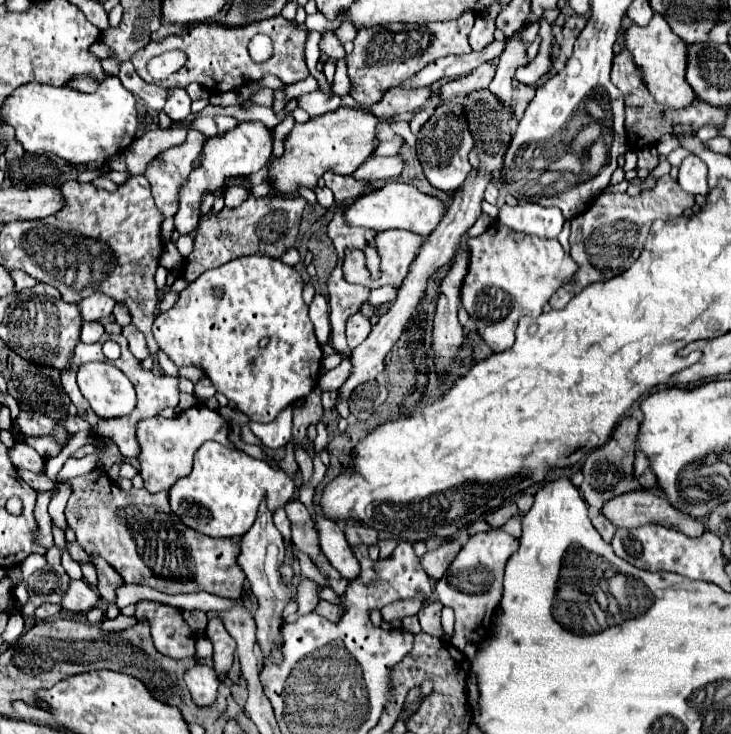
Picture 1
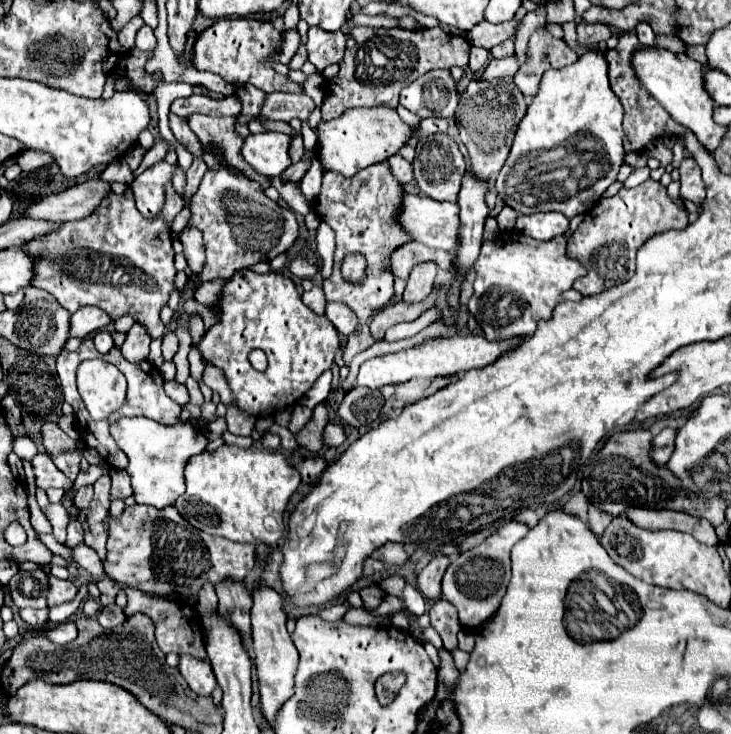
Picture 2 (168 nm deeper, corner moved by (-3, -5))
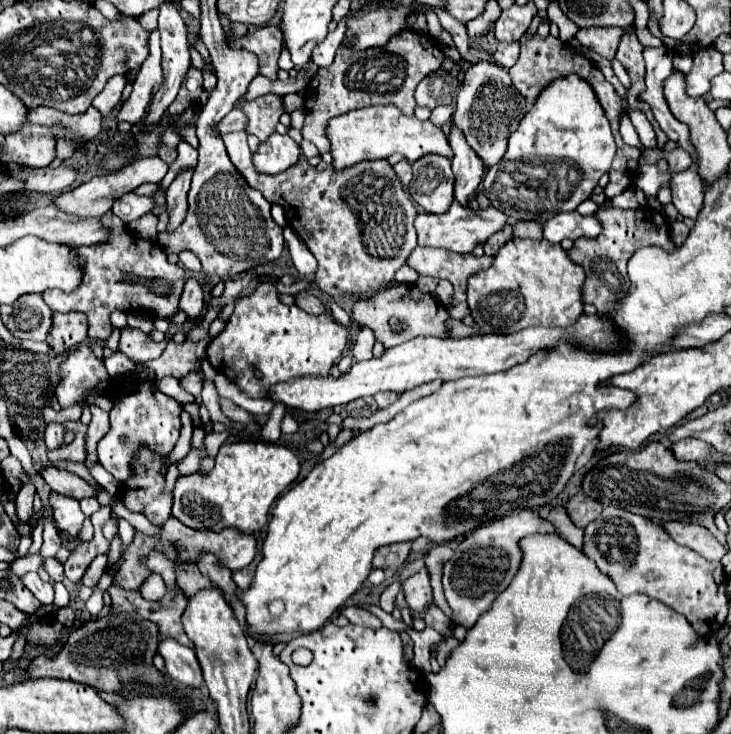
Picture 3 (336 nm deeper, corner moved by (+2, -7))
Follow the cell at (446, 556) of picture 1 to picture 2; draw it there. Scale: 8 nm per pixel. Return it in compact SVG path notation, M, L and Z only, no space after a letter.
M434 556L422 568L422 572L416 578L416 588L422 592L424 598L430 598L430 600L438 600L440 598L440 594L442 594L440 582L442 582L442 576L444 576L448 564L450 564L448 556Z

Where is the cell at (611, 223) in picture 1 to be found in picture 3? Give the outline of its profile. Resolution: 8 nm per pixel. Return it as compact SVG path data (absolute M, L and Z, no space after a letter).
M601 206L595 212L595 218L601 224L601 234L595 238L577 238L573 242L573 248L567 250L567 254L587 272L583 284L583 302L595 306L599 314L609 314L613 312L615 302L623 298L629 288L627 260L633 256L633 252L639 250L639 246L663 246L665 250L675 250L675 244L671 240L669 222L663 218L661 212L649 208L623 210L613 206Z

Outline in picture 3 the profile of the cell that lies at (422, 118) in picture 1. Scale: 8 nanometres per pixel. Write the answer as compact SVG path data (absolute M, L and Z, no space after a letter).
M437 106L437 108L431 112L431 118L429 118L429 120L431 120L437 128L441 128L441 126L451 118L451 110L453 110L451 106L441 106L441 108Z

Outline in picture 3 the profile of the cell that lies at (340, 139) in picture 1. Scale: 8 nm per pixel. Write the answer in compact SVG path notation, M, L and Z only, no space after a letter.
M367 106L361 110L351 110L343 116L335 116L327 124L327 138L331 142L331 156L335 170L355 166L365 160L381 160L399 152L409 162L419 160L425 154L441 154L451 158L451 146L447 136L433 126L429 120L421 122L415 116L407 118L395 106Z

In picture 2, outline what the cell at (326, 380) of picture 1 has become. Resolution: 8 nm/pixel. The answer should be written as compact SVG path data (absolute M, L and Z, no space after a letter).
M452 336L452 338L436 338L428 340L420 346L400 350L394 354L384 354L366 360L360 366L358 372L358 386L368 386L372 390L378 390L386 384L404 384L412 378L438 378L438 376L458 376L462 372L474 370L474 368L486 368L488 364L494 364L500 356L504 356L510 350L516 350L522 344L522 338L512 340L488 340L484 336Z

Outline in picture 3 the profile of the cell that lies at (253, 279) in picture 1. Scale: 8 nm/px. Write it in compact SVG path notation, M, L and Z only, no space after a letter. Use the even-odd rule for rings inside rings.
M259 282L259 286L251 294L235 302L235 310L227 320L225 330L217 338L211 338L209 342L207 358L215 370L231 376L231 380L239 386L239 390L245 392L249 398L267 398L269 388L275 384L301 376L327 376L331 366L341 358L345 344L347 344L347 330L339 322L335 322L331 314L309 316L299 306L283 304L279 300L277 288L271 282ZM251 366L257 366L261 370L261 378L253 376Z

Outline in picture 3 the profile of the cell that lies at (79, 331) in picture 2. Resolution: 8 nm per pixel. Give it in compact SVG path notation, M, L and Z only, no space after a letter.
M55 312L53 330L49 334L49 346L55 354L67 352L87 338L87 316L83 312Z

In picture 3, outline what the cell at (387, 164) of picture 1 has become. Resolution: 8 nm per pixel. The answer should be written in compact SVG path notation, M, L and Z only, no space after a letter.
M407 160L397 162L397 164L393 166L393 170L397 172L397 176L399 176L399 180L403 182L403 186L405 186L405 184L409 184L409 180L411 180L411 164L409 164Z

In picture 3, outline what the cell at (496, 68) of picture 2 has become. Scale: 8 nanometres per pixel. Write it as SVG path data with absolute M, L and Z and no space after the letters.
M513 42L513 44L499 44L495 54L493 54L493 60L503 66L503 68L511 68L515 62L517 62L517 56L519 56L519 44Z

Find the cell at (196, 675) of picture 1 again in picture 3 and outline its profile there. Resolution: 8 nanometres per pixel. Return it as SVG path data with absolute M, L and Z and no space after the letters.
M167 638L159 642L159 654L165 658L165 672L171 680L191 688L203 686L203 672L191 648Z

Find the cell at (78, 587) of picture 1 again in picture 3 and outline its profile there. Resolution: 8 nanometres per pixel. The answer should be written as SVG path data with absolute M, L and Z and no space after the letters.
M29 572L23 576L23 584L35 594L35 598L41 602L41 604L53 604L53 598L55 598L55 590L53 590L53 584L51 582L43 582L39 578L37 572Z

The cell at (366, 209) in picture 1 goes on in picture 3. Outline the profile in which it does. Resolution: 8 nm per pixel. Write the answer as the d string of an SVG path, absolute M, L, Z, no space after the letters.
M457 202L451 204L451 208L443 214L429 214L429 212L419 212L415 218L415 228L419 234L419 246L433 246L433 248L445 248L451 252L473 252L475 244L485 242L493 232L503 228L507 222L507 216L503 216L497 208L487 208L487 210L471 210L463 208Z

